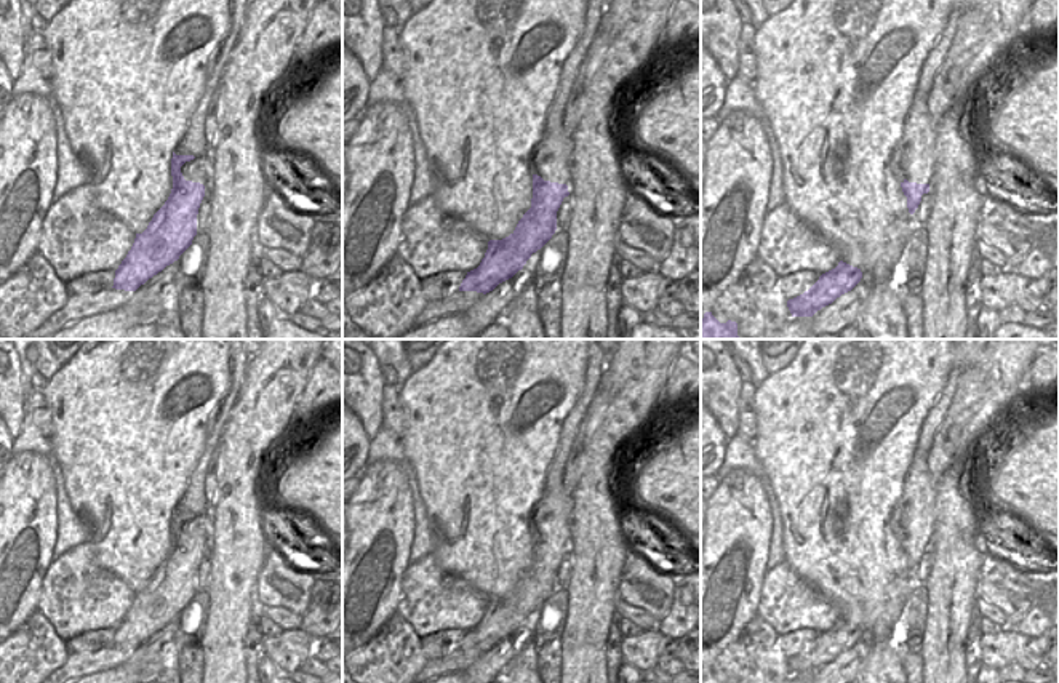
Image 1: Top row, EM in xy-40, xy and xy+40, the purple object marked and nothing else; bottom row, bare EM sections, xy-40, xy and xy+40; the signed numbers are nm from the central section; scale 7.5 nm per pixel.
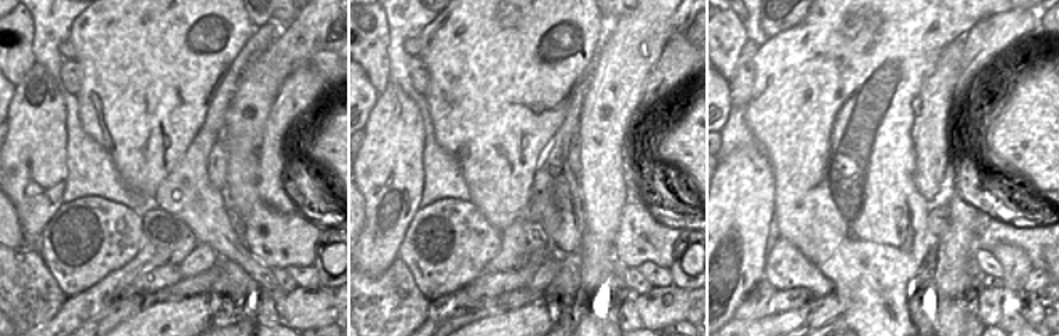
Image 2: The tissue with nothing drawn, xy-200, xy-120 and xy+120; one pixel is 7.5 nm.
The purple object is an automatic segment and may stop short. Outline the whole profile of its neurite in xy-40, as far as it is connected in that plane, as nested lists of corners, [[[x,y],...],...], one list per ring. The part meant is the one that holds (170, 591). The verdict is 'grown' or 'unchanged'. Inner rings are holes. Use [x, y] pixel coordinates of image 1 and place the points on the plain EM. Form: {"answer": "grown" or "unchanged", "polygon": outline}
{"answer": "grown", "polygon": [[[176,513],[171,517],[173,547],[165,563],[154,573],[147,587],[136,592],[134,601],[115,629],[115,648],[136,649],[149,637],[192,603],[197,593],[197,573],[211,539],[211,515]]]}

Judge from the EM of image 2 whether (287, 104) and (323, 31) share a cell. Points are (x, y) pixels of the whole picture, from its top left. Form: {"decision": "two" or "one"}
{"decision": "two"}

